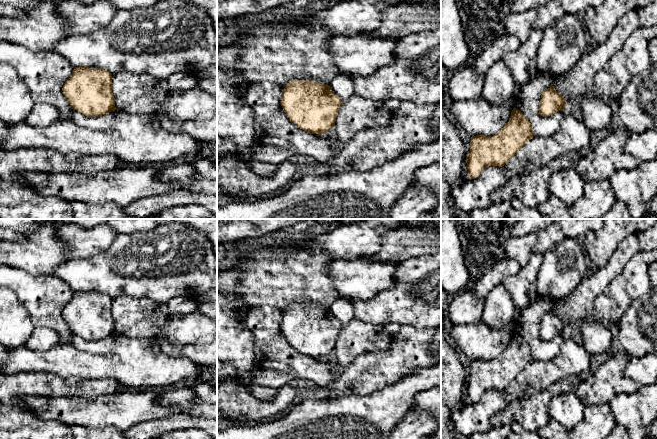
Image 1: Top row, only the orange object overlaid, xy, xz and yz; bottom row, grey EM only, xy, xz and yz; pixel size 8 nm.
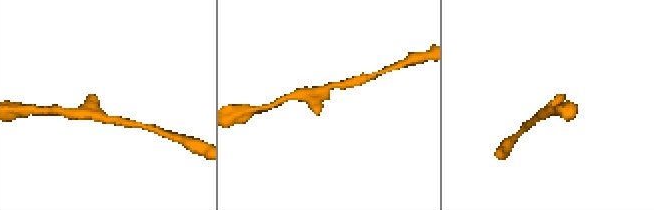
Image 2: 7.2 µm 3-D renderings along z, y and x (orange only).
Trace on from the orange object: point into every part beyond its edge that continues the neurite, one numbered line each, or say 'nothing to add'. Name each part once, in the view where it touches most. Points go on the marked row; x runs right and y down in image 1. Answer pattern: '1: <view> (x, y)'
nothing to add

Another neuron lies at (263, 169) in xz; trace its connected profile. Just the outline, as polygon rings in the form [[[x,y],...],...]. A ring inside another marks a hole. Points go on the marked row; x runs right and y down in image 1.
[[[254,160],[250,161],[250,167],[255,174],[263,177],[272,176],[278,169],[278,165],[276,164],[264,163]]]

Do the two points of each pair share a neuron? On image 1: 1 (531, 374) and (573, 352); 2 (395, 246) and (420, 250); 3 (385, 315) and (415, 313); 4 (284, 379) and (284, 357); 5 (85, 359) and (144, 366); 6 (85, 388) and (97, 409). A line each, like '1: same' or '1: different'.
1: same
2: same
3: same
4: different
5: same
6: different

